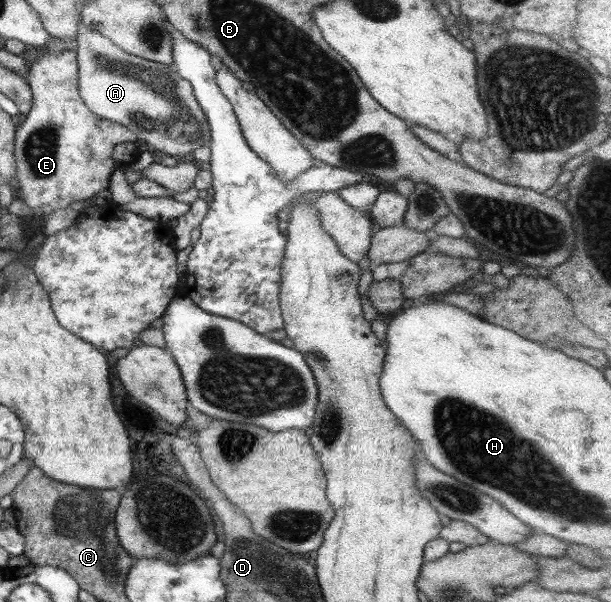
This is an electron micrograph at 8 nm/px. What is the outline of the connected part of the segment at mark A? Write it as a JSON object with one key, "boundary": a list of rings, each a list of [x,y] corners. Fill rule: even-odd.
{"boundary":[[[80,16],[80,20],[78,20],[78,24],[77,24],[77,33],[75,36],[75,41],[76,41],[76,60],[77,60],[77,83],[78,83],[78,92],[80,95],[80,98],[83,100],[83,103],[88,107],[88,110],[91,110],[94,114],[97,114],[98,117],[100,117],[101,119],[106,119],[115,123],[118,123],[119,125],[124,126],[124,128],[126,128],[129,132],[132,132],[132,134],[134,134],[134,136],[136,136],[136,138],[140,141],[144,141],[146,145],[149,146],[150,150],[156,155],[160,155],[160,154],[168,154],[168,156],[173,156],[177,159],[181,159],[182,156],[184,156],[184,154],[188,154],[188,153],[192,153],[192,150],[196,150],[196,148],[200,148],[200,146],[206,146],[208,147],[210,144],[210,134],[208,134],[208,130],[209,130],[209,124],[208,121],[206,120],[205,114],[202,112],[202,109],[199,107],[199,104],[196,102],[196,99],[194,98],[193,92],[192,92],[192,87],[190,86],[190,83],[186,82],[185,80],[182,80],[182,78],[180,78],[178,76],[178,73],[175,71],[174,66],[173,65],[169,65],[166,66],[165,64],[160,64],[158,62],[152,62],[140,57],[136,57],[136,56],[132,56],[131,54],[128,54],[127,52],[124,52],[121,48],[118,48],[118,46],[116,46],[113,42],[110,42],[110,40],[108,40],[108,38],[103,37],[101,34],[98,34],[97,32],[94,32],[93,30],[90,30],[84,23],[81,22],[81,16]]]}

